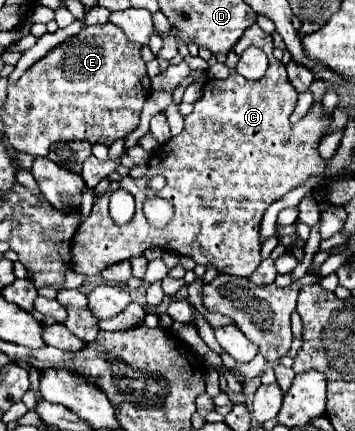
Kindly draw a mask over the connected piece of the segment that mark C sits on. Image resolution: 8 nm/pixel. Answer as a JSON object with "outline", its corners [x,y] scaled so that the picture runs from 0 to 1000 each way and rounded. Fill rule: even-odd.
{"outline":[[[727,56],[682,79],[634,142],[648,176],[637,186],[589,183],[575,193],[575,218],[546,241],[546,260],[524,269],[518,302],[428,353],[411,408],[355,408],[338,422],[310,422],[299,450],[265,464],[259,497],[225,520],[203,557],[208,631],[265,640],[321,608],[394,594],[406,580],[439,571],[530,594],[569,617],[603,613],[614,636],[699,645],[727,622],[738,608],[738,501],[749,483],[811,441],[913,394],[918,376],[896,357],[896,329],[935,278],[907,265],[907,241],[885,241],[839,288],[817,288],[811,274],[834,246],[839,218],[811,200],[806,158],[766,130],[766,116],[766,84]],[[699,107],[738,111],[761,139],[749,172],[715,190],[665,165],[679,123]],[[445,404],[468,413],[451,455],[490,478],[490,506],[468,529],[423,524],[400,497],[400,473],[423,455],[411,450],[411,422]],[[327,436],[349,436],[383,464],[383,497],[349,524],[332,524],[304,497],[304,464]]]}

